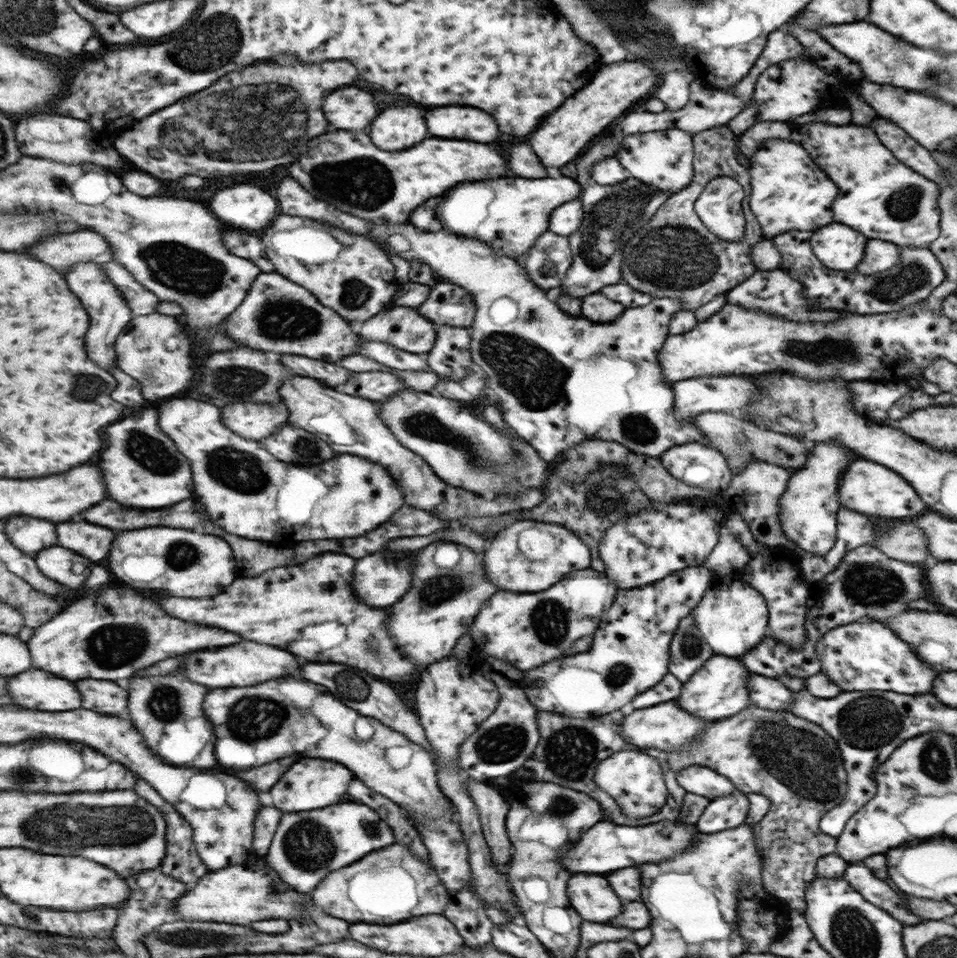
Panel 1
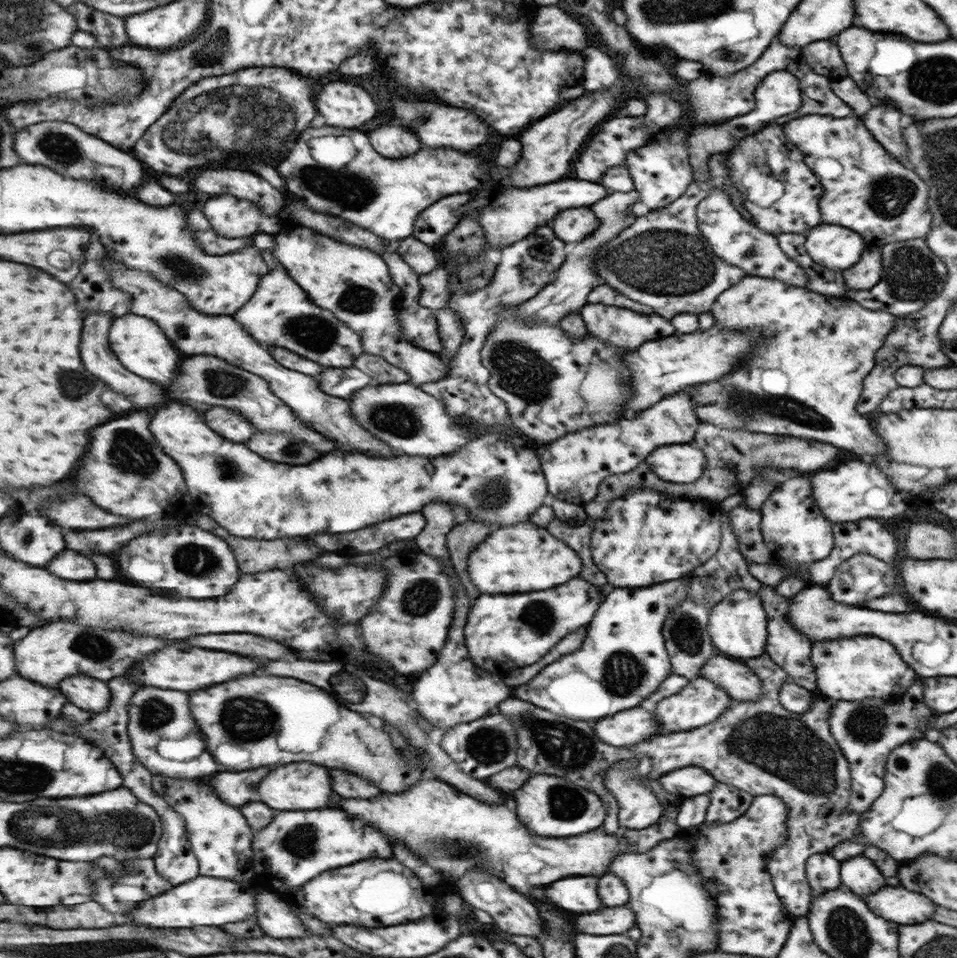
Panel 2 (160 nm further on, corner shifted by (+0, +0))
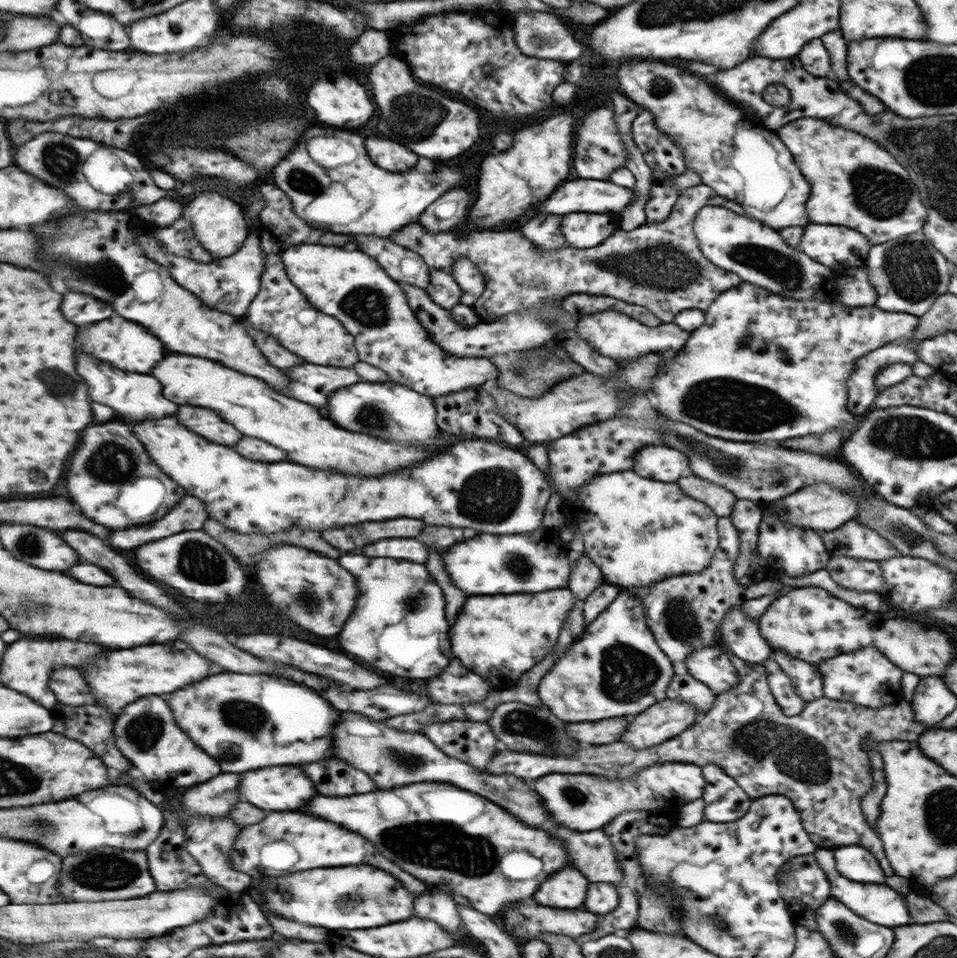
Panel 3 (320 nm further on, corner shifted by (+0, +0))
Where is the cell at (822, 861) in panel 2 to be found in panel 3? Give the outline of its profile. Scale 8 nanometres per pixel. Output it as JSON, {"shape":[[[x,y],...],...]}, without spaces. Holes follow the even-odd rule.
{"shape":[[[813,853],[792,856],[787,861],[788,863],[784,866],[786,869],[783,871],[781,867],[779,870],[782,871],[779,882],[782,899],[789,908],[790,916],[795,922],[794,926],[805,925],[807,928],[815,928],[816,930],[815,909],[821,904],[830,901],[830,886],[826,872],[818,867]]]}

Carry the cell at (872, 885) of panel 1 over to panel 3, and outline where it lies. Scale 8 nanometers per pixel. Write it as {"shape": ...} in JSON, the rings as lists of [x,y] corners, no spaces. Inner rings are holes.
{"shape":[[[857,845],[834,847],[832,849],[835,870],[847,878],[863,884],[881,884],[885,876],[877,859]]]}

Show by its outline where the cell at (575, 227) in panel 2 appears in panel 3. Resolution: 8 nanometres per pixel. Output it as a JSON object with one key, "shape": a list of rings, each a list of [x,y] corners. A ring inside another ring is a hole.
{"shape":[[[573,212],[571,216],[563,216],[560,231],[566,244],[578,249],[597,247],[617,229],[605,214]]]}

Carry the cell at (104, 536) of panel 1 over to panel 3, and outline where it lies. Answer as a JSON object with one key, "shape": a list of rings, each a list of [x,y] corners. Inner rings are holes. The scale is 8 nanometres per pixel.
{"shape":[[[185,496],[165,518],[143,524],[141,528],[129,528],[129,530],[117,530],[111,536],[111,544],[119,548],[137,548],[167,536],[174,536],[181,532],[201,530],[210,519],[205,504],[195,496]]]}

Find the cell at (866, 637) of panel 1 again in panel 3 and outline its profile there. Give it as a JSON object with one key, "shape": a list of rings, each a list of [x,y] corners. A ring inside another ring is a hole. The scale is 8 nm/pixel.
{"shape":[[[866,646],[817,662],[816,668],[822,676],[825,696],[831,700],[852,702],[875,709],[893,704],[895,700],[901,701],[901,690],[899,690],[901,669],[891,664],[893,661],[887,658],[889,657],[883,656],[878,648]]]}

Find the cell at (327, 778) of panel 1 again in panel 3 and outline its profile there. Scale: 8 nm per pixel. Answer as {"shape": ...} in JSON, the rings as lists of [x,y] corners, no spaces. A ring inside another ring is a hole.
{"shape":[[[283,766],[283,768],[263,768],[259,772],[247,772],[241,778],[239,784],[239,792],[241,798],[259,806],[259,808],[267,808],[267,810],[297,810],[301,808],[305,802],[309,802],[313,796],[317,796],[315,784],[311,782],[311,778],[305,776],[305,772],[297,766]]]}

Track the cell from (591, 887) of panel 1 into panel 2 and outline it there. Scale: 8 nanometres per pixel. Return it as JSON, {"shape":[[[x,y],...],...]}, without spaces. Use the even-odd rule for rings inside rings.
{"shape":[[[591,875],[567,876],[544,885],[542,894],[551,904],[563,910],[586,915],[601,907],[599,902],[602,901],[597,898],[597,882]]]}

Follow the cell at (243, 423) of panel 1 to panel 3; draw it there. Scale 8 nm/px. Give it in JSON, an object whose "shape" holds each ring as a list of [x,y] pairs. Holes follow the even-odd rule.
{"shape":[[[183,406],[177,412],[179,420],[183,416],[183,424],[187,428],[195,428],[201,436],[207,436],[207,440],[215,440],[217,444],[235,446],[244,434],[230,421],[225,422],[217,412],[209,408],[197,408],[197,406]]]}

